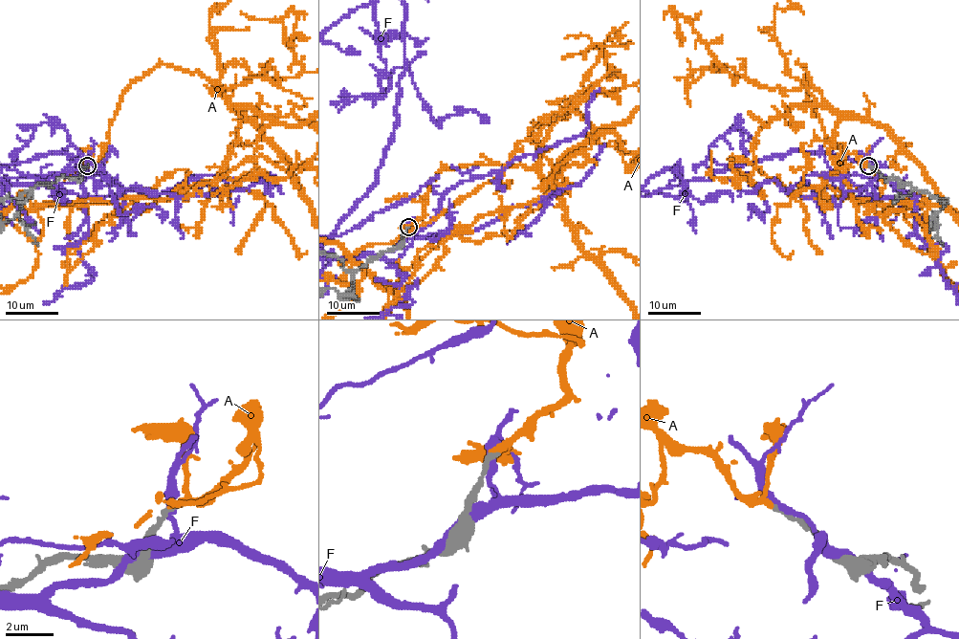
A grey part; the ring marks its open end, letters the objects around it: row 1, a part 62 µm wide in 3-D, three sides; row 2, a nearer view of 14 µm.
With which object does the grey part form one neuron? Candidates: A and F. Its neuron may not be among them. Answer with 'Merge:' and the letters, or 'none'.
Merge: A

